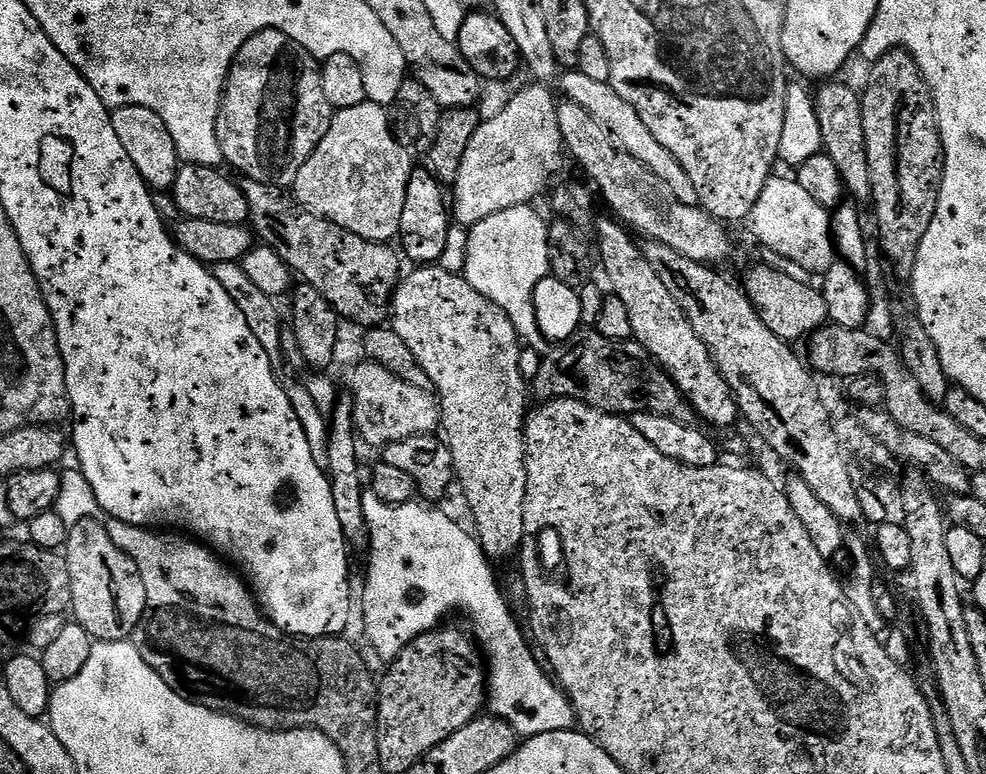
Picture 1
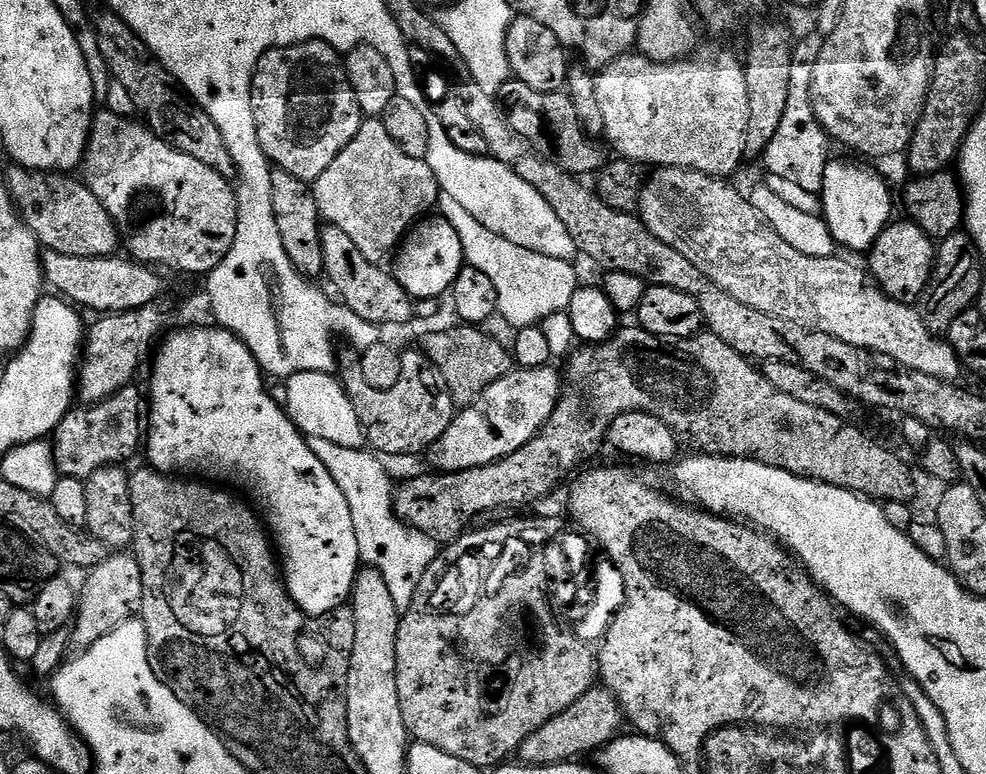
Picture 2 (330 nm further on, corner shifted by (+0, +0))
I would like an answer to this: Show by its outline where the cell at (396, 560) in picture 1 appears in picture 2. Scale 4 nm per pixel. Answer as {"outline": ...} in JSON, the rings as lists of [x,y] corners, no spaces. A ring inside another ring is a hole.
{"outline":[[[307,437],[310,450],[318,454],[322,466],[330,470],[330,478],[338,482],[346,502],[350,502],[350,518],[354,518],[354,534],[358,534],[360,559],[369,568],[377,568],[386,578],[386,586],[394,597],[394,606],[402,613],[414,602],[418,586],[436,561],[437,541],[416,528],[411,528],[396,515],[394,483],[384,469],[385,461],[377,453],[364,448],[346,449],[323,438]]]}

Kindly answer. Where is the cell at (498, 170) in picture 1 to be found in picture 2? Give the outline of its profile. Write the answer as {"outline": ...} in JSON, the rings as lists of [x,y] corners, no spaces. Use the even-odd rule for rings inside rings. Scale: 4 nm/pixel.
{"outline":[[[720,48],[701,49],[695,56],[676,61],[672,64],[650,62],[639,54],[620,56],[610,63],[595,77],[597,98],[602,103],[602,115],[605,122],[605,139],[609,140],[616,154],[632,163],[644,166],[644,163],[652,164],[653,167],[668,167],[678,169],[690,169],[716,179],[731,177],[741,162],[745,159],[746,131],[750,122],[749,88],[746,86],[744,64],[728,50]]]}

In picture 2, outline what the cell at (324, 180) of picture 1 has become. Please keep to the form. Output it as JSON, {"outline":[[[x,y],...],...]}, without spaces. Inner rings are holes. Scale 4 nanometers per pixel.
{"outline":[[[359,44],[347,53],[346,67],[350,86],[354,86],[354,94],[358,98],[358,106],[368,119],[365,119],[350,146],[346,146],[346,150],[342,150],[342,154],[338,154],[338,158],[334,158],[334,162],[330,162],[326,170],[322,170],[322,174],[312,184],[312,193],[318,202],[321,221],[342,230],[342,234],[346,234],[346,238],[350,238],[350,242],[354,242],[354,246],[362,250],[369,262],[383,265],[384,259],[388,255],[391,257],[400,248],[413,225],[437,207],[441,189],[427,160],[402,154],[402,150],[398,150],[398,142],[394,142],[394,138],[386,134],[386,126],[380,117],[383,117],[386,106],[390,106],[390,102],[397,96],[394,70],[390,70],[390,62],[386,62],[386,58],[382,58],[382,54],[374,50],[374,46]]]}

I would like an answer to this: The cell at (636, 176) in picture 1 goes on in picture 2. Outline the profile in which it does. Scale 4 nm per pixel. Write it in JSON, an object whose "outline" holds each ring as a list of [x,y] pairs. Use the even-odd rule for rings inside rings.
{"outline":[[[657,167],[653,176],[643,181],[640,190],[640,221],[666,246],[678,250],[682,258],[687,258],[714,286],[726,290],[730,298],[738,298],[742,306],[762,310],[774,318],[794,322],[813,332],[830,334],[850,342],[850,346],[865,348],[867,352],[886,354],[918,374],[930,374],[930,378],[959,381],[962,365],[958,354],[948,345],[947,339],[931,333],[919,311],[911,303],[890,298],[863,267],[839,260],[839,255],[830,257],[807,257],[784,242],[751,205],[749,197],[738,189],[731,188],[727,179],[716,179],[690,169]]]}

